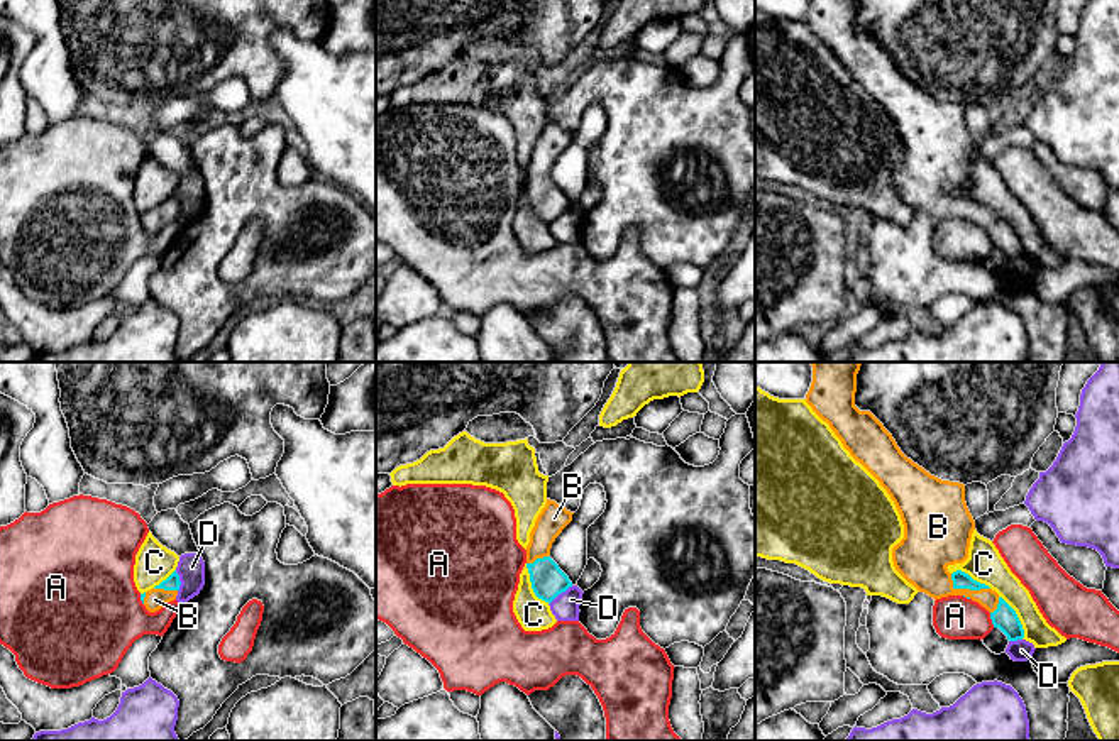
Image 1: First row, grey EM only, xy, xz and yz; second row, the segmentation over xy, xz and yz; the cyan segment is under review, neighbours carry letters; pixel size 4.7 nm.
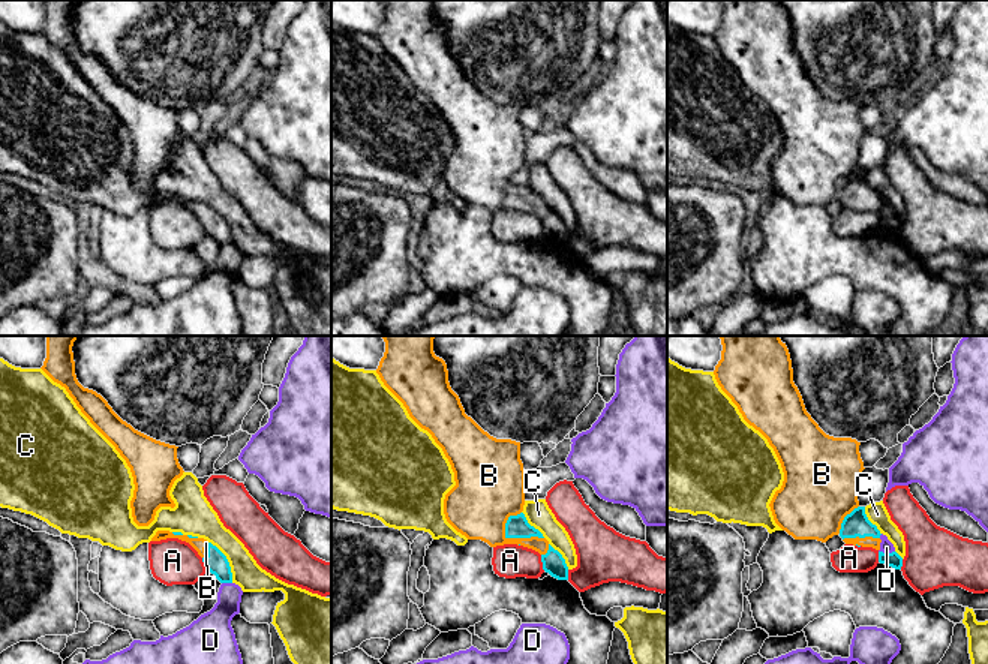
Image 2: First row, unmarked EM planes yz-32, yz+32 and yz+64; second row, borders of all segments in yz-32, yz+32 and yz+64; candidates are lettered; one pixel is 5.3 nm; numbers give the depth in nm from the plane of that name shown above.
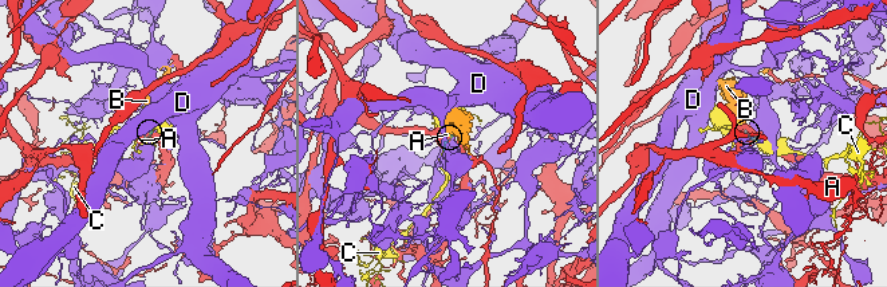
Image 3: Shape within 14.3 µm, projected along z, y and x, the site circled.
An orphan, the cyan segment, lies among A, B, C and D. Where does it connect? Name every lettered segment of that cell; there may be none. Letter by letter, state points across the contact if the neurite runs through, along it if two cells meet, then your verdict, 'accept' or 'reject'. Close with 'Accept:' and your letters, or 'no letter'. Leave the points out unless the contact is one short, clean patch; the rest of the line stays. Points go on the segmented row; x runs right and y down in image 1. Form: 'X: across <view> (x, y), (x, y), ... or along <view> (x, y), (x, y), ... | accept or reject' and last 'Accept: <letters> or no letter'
A: reject
B: across yz (960, 579), (965, 587), (947, 584), (921, 559) | accept
C: reject
D: reject
Accept: B

